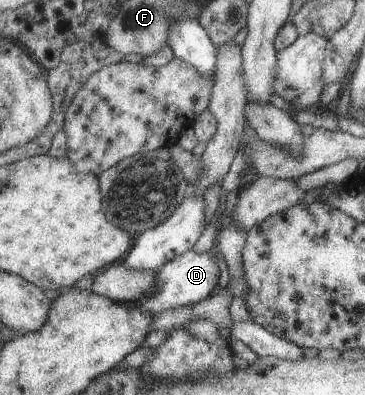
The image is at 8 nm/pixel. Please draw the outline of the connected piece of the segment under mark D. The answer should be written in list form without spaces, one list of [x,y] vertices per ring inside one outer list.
[[[214,249],[208,252],[188,250],[186,253],[175,257],[158,270],[155,287],[142,299],[136,302],[143,310],[160,313],[166,309],[192,305],[206,299],[219,289],[220,265],[214,259]]]

